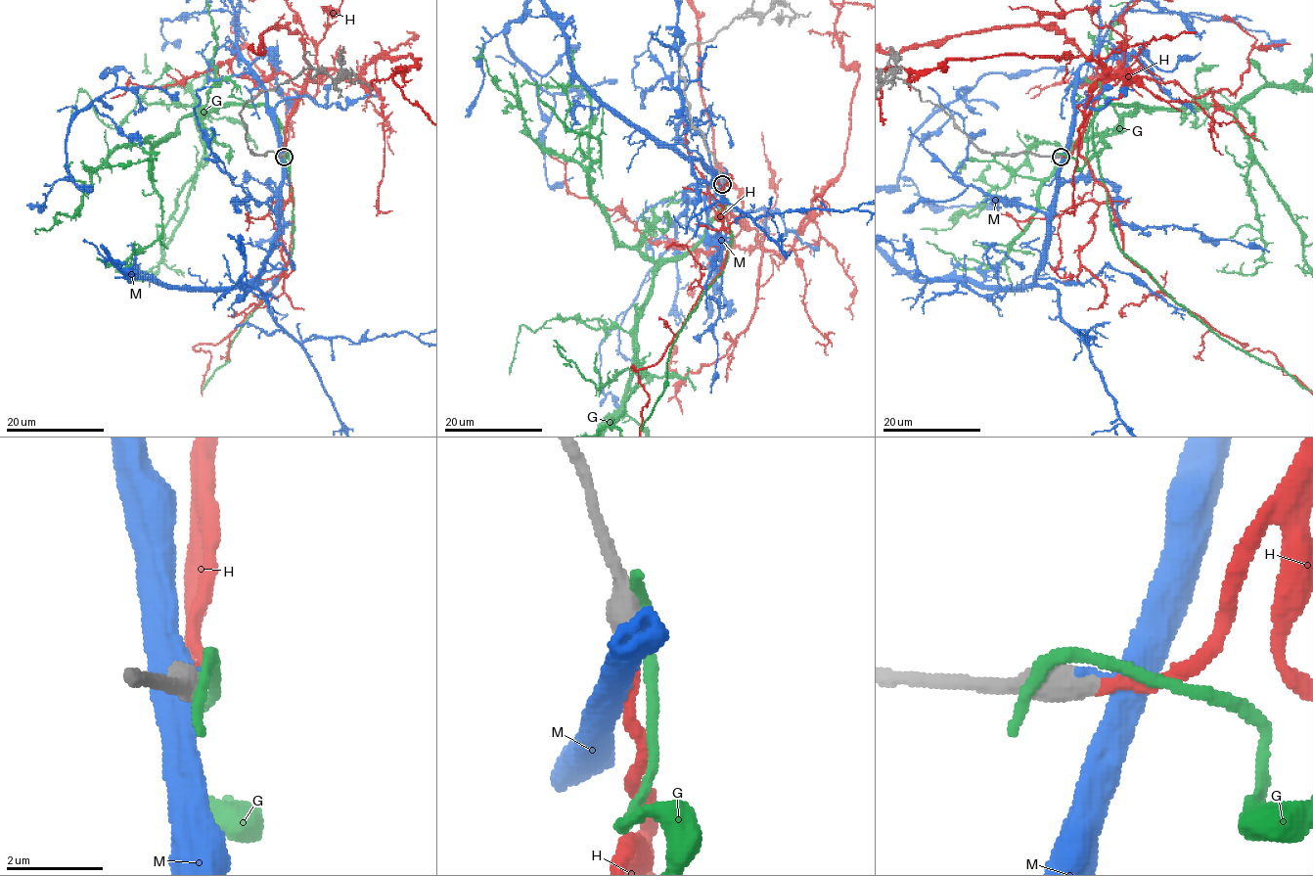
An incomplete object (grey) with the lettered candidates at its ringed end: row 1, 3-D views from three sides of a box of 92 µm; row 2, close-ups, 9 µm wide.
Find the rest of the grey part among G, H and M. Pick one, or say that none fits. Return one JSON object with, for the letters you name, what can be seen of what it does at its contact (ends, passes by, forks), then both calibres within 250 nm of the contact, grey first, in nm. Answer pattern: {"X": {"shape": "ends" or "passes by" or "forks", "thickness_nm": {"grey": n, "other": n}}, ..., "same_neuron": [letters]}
{"H": {"shape": "ends", "thickness_nm": {"grey": 480, "other": 240}}, "same_neuron": ["H"]}

